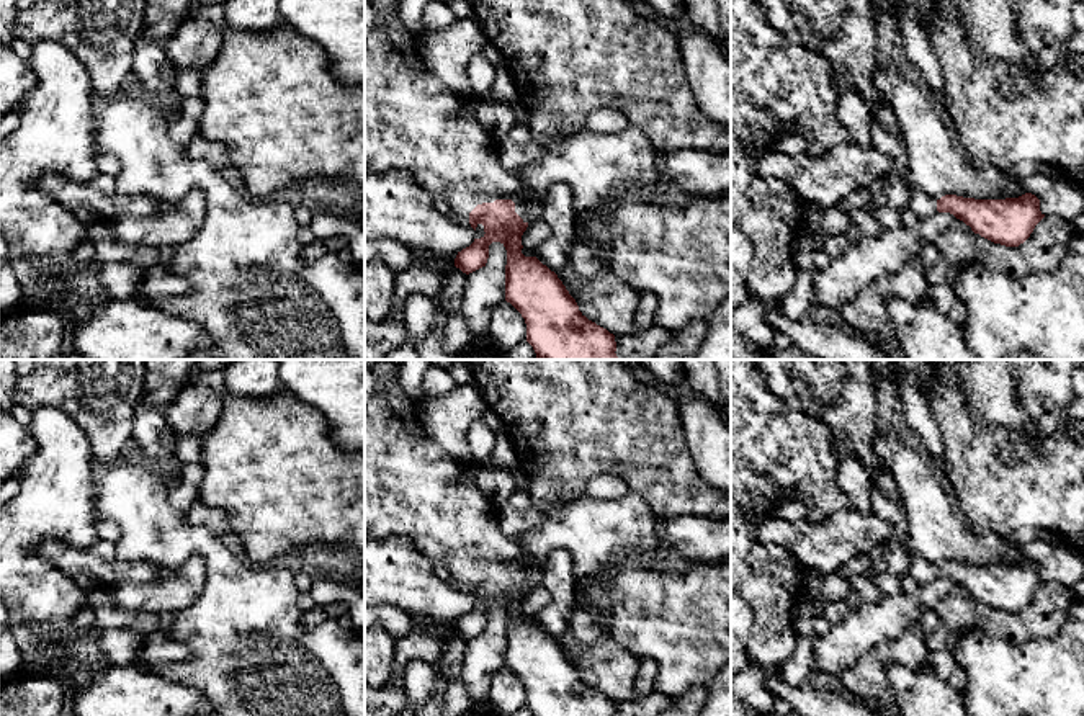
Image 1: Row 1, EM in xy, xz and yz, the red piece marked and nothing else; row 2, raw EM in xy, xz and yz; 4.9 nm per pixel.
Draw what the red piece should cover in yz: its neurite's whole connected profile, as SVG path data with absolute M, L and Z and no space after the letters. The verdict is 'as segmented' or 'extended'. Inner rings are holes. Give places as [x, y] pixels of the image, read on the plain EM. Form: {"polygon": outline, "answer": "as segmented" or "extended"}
{"polygon": "M907 554L911 575L919 587L938 579L950 579L971 593L974 600L1006 613L1024 610L1045 584L1040 566L1025 559L1019 564L974 566L945 561L935 566L916 554Z", "answer": "extended"}

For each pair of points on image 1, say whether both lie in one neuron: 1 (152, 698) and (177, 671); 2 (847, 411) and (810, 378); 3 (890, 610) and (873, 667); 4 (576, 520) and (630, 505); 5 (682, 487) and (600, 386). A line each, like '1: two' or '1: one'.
1: two
2: one
3: two
4: one
5: one

